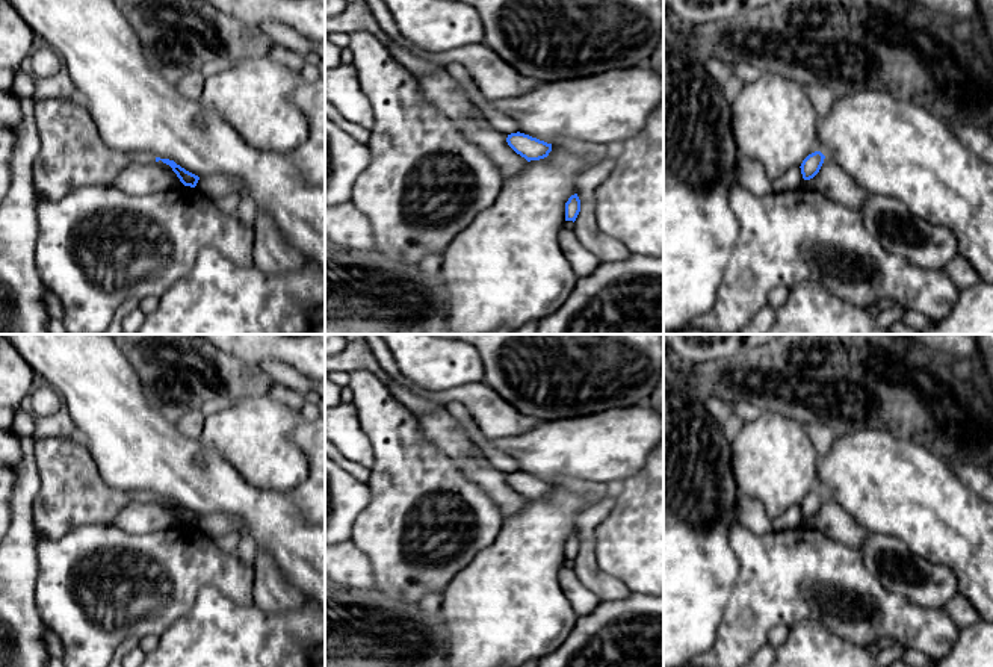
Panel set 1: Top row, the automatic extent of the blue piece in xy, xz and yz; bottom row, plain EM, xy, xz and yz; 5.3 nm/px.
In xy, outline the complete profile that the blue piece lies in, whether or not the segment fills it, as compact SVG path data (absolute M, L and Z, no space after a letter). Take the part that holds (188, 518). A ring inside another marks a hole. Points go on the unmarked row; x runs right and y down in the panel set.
M156 496L156 501L159 501L159 499L169 504L184 525L190 525L190 526L196 525L196 522L200 519L198 514L186 510L184 507L177 504L174 499Z

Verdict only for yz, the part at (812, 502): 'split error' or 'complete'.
complete

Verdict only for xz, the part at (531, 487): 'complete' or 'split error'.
complete

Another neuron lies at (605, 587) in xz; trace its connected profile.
M617 490L608 492L577 516L580 551L574 560L574 573L603 602L621 600L630 594L630 590L620 579L605 573L595 561L594 532L614 508L615 495Z

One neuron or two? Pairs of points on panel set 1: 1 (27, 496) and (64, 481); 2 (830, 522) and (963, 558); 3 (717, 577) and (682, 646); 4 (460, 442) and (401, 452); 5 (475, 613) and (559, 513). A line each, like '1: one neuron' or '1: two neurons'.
1: two neurons
2: two neurons
3: one neuron
4: two neurons
5: one neuron

